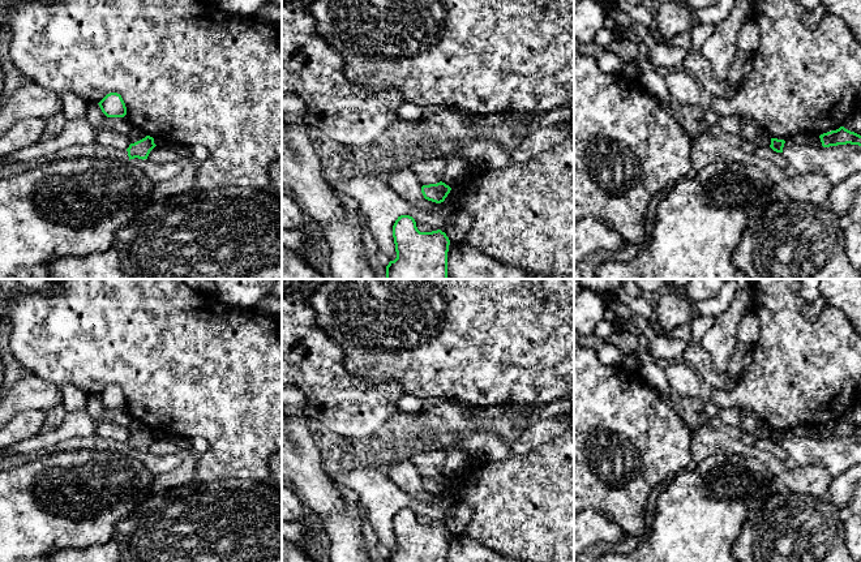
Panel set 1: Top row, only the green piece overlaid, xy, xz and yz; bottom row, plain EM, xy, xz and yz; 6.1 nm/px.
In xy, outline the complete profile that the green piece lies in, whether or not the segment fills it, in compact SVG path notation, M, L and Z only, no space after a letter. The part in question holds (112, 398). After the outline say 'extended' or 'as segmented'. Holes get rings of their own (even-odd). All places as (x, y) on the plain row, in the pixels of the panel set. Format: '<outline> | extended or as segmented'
M117 385L107 386L98 396L107 409L124 409L127 407L125 395Z | as segmented

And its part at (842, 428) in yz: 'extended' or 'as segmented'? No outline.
as segmented

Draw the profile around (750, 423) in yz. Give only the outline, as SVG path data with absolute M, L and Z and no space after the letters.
M740 408L742 411L741 420L737 426L737 433L755 433L759 438L768 439L771 430L766 424L750 409Z

